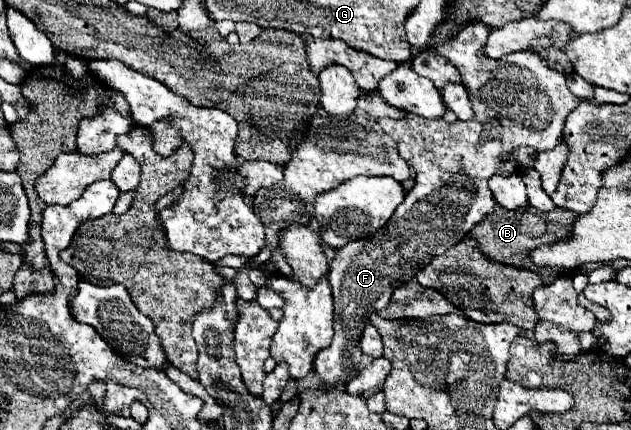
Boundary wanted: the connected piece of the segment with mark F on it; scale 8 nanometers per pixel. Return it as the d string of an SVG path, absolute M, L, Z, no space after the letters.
M468 23L452 41L436 47L440 55L448 57L454 63L464 79L464 87L468 89L470 101L474 105L472 121L456 121L452 125L446 125L444 119L424 119L414 113L406 113L406 119L400 121L378 119L384 133L388 133L396 141L400 157L416 169L416 185L406 193L406 199L394 211L392 221L380 227L380 231L376 231L372 237L352 241L346 247L338 249L330 263L332 277L328 271L328 281L334 295L334 339L332 345L328 349L322 349L314 361L314 371L322 381L320 389L324 391L334 389L338 383L346 385L348 379L358 375L352 371L358 371L358 365L362 361L358 341L368 323L368 315L372 311L378 311L380 307L388 307L394 289L408 283L420 269L424 269L428 265L428 259L442 255L452 245L466 239L474 225L494 211L496 201L494 195L490 195L488 179L492 175L508 177L518 173L518 163L512 157L512 151L516 147L534 147L540 153L556 147L556 143L562 139L562 127L568 113L574 111L580 103L580 99L570 93L566 75L550 69L538 51L518 51L506 55L504 59L490 59L488 55L484 55L482 47L486 43L486 31L488 29L480 23Z

